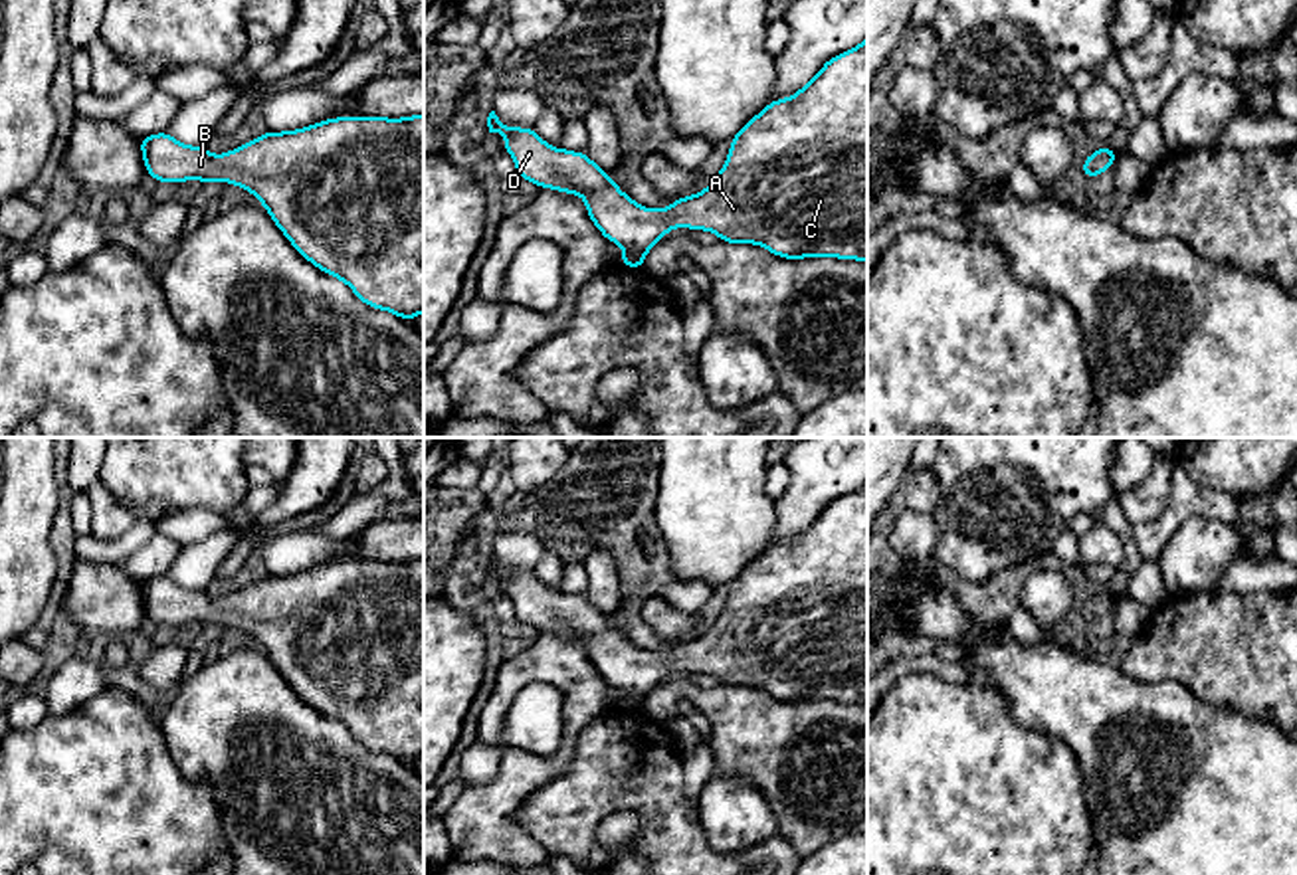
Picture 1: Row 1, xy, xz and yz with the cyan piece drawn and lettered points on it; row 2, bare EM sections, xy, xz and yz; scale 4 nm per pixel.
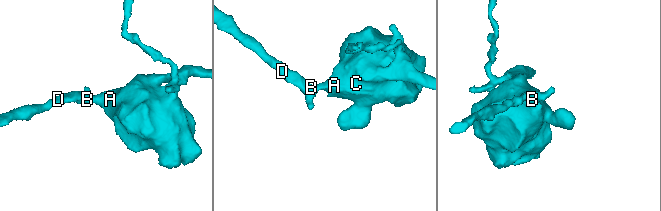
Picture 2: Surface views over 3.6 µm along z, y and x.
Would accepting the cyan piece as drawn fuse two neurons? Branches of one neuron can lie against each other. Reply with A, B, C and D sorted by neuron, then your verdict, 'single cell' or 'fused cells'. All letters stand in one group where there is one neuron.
A B C D; single cell

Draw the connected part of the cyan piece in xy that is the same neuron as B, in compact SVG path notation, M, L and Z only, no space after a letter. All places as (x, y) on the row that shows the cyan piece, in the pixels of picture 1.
M424 113L337 117L251 139L222 156L178 143L166 131L141 137L145 170L156 182L230 182L255 194L293 247L345 281L372 309L414 323L424 313Z

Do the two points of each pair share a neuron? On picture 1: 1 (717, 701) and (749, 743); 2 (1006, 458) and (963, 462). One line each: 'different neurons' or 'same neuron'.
1: same neuron
2: same neuron

